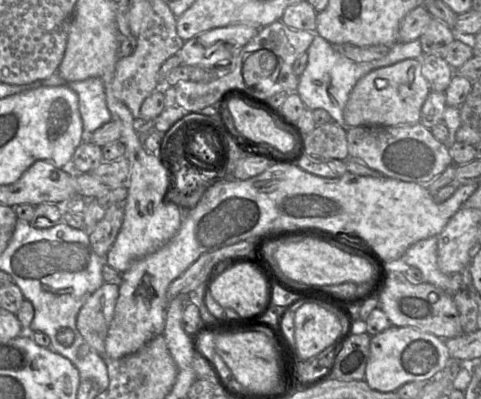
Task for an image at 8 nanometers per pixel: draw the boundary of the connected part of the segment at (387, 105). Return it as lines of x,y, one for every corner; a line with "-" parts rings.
405,59
374,69
358,80
343,111
346,127
412,125
419,123
421,108
430,93
419,59

